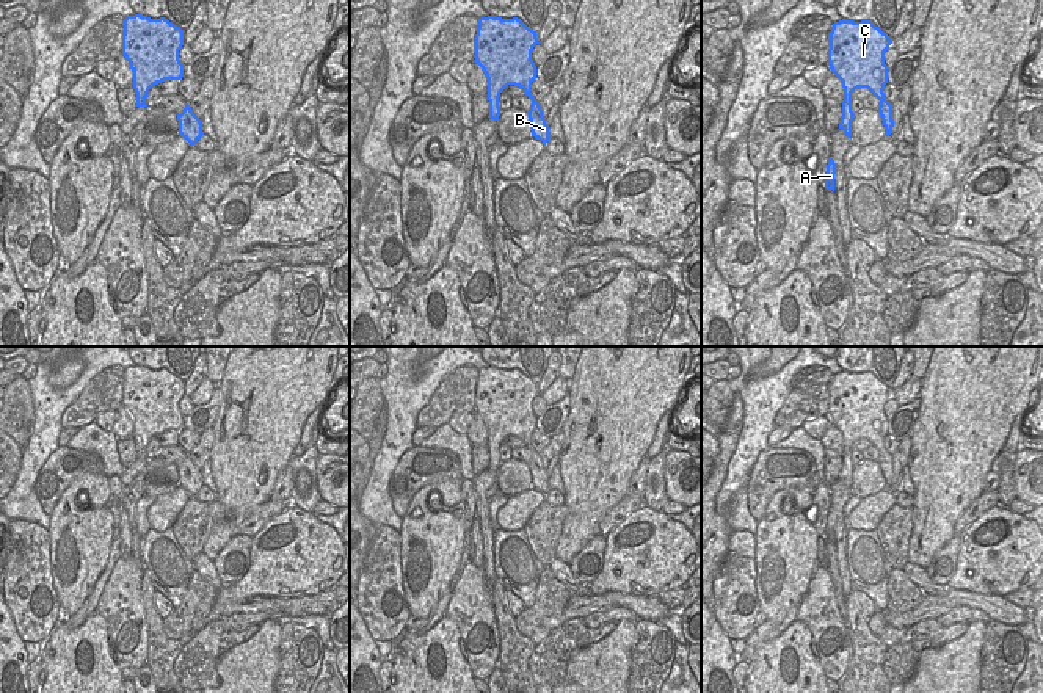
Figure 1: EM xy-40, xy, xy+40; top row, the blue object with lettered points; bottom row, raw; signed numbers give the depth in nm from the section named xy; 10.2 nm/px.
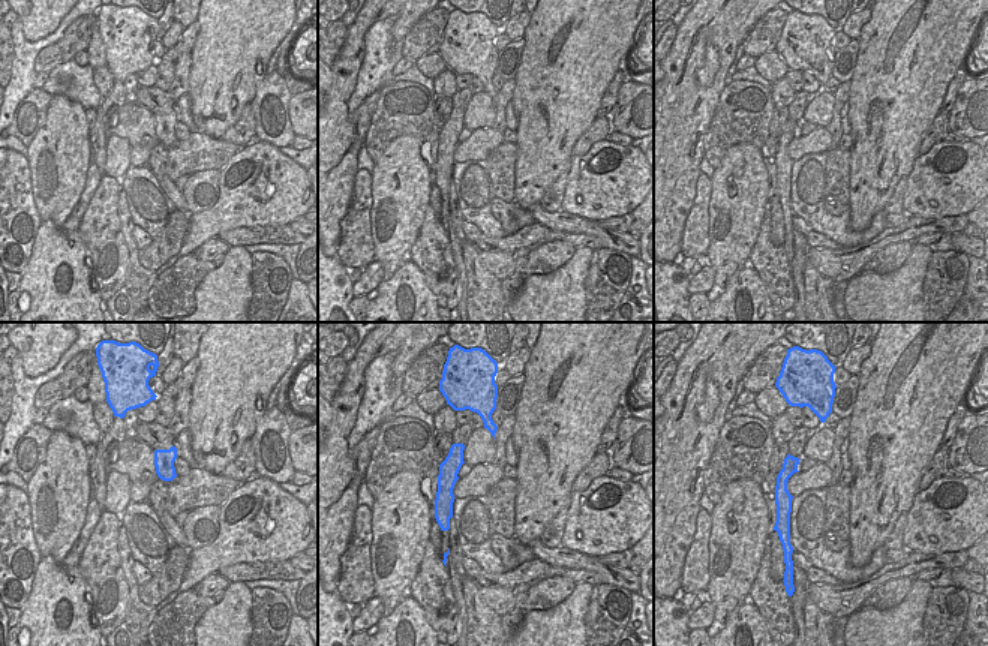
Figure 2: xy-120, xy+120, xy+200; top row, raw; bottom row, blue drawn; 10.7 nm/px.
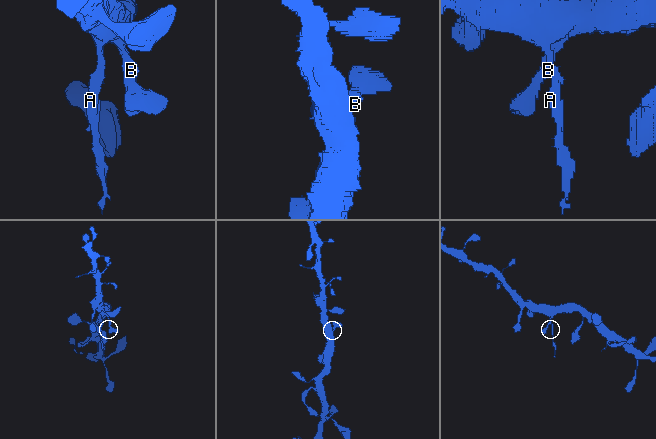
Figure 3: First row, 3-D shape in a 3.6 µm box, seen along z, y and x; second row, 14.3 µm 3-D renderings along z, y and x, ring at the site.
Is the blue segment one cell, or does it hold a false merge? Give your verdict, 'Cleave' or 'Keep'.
Cleave

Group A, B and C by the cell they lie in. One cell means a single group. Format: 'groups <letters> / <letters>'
groups A / B C

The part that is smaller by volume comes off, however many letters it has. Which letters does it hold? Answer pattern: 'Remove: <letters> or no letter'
Remove: A

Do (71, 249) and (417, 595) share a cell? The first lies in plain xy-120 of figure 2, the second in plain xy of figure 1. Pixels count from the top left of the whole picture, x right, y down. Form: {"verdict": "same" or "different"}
{"verdict": "different"}

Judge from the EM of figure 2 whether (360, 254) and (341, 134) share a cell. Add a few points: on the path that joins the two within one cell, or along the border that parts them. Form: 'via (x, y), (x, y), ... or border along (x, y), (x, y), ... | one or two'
border along (359, 170), (339, 231) | two

